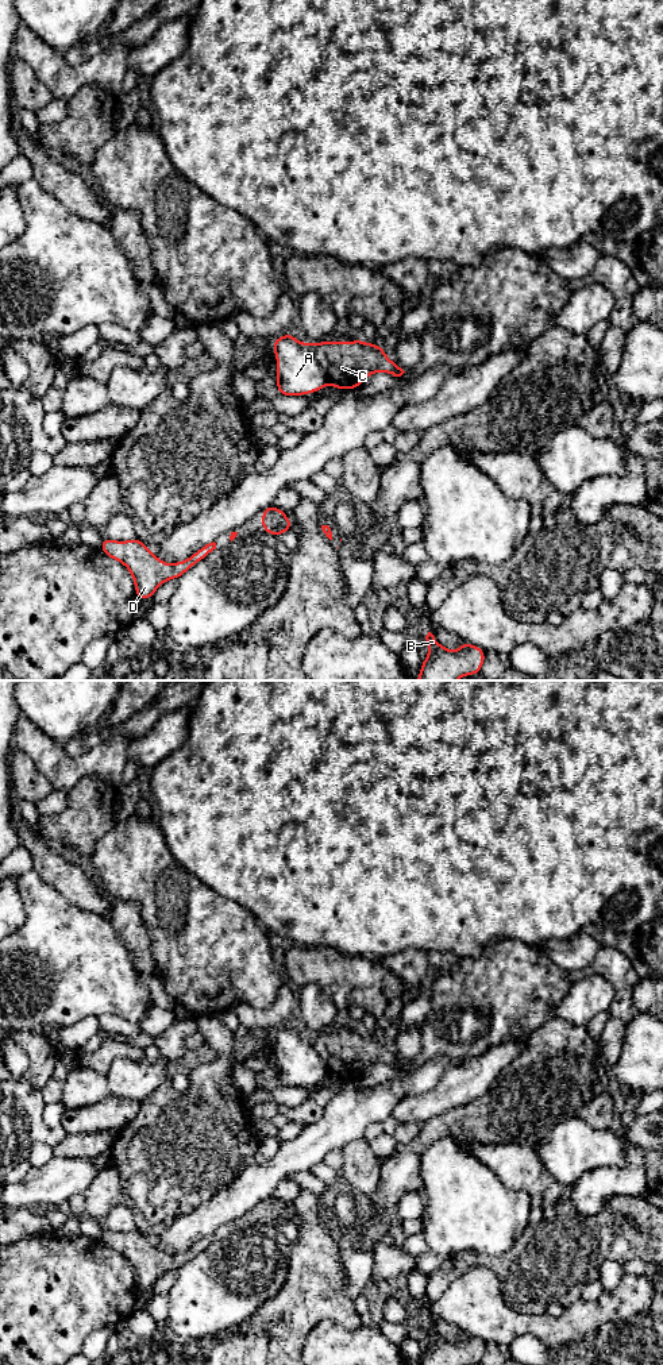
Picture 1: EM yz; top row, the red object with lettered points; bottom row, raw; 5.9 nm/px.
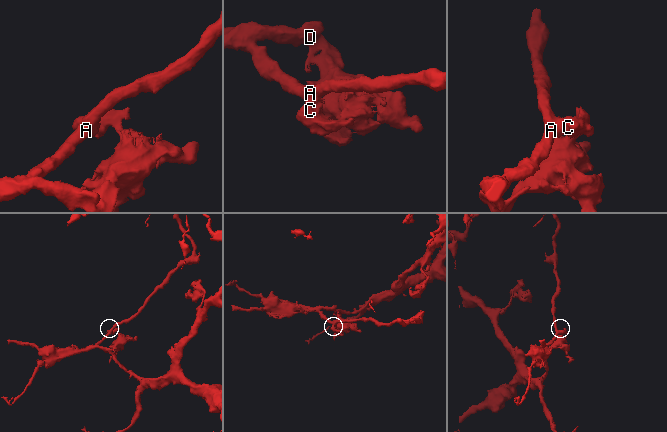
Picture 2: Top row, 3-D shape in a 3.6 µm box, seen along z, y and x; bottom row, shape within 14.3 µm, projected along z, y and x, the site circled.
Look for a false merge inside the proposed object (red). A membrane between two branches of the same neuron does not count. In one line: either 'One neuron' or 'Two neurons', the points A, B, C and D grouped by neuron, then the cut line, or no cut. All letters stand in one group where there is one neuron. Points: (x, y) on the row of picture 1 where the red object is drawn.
Two neurons. Groups: A / B C D. Split along yz (311, 344), (312, 354), (328, 382)

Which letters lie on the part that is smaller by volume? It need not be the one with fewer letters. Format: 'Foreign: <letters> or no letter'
Foreign: A

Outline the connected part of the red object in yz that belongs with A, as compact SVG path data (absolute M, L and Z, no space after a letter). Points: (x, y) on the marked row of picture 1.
M285 333L273 342L273 351L277 358L278 394L304 396L328 385L323 367L313 356L312 344L301 343L292 333Z

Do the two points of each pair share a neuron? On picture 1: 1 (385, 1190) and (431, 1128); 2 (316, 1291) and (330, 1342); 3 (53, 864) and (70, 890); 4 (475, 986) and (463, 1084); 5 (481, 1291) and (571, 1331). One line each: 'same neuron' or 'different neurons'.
1: same neuron
2: different neurons
3: same neuron
4: different neurons
5: same neuron

